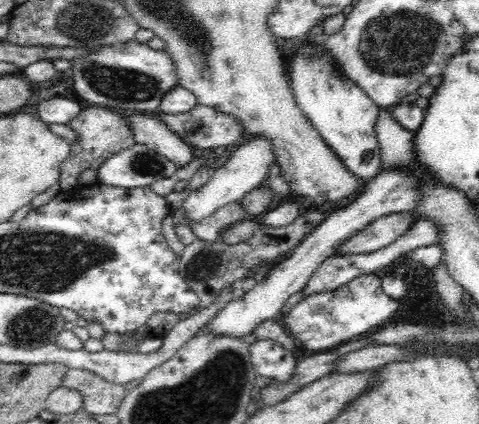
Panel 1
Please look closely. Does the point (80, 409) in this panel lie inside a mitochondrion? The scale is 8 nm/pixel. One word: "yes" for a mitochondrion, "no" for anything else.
no

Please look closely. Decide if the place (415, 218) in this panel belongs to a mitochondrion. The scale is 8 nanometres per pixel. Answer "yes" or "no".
no

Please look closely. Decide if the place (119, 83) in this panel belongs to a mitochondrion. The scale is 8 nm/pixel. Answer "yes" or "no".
yes

